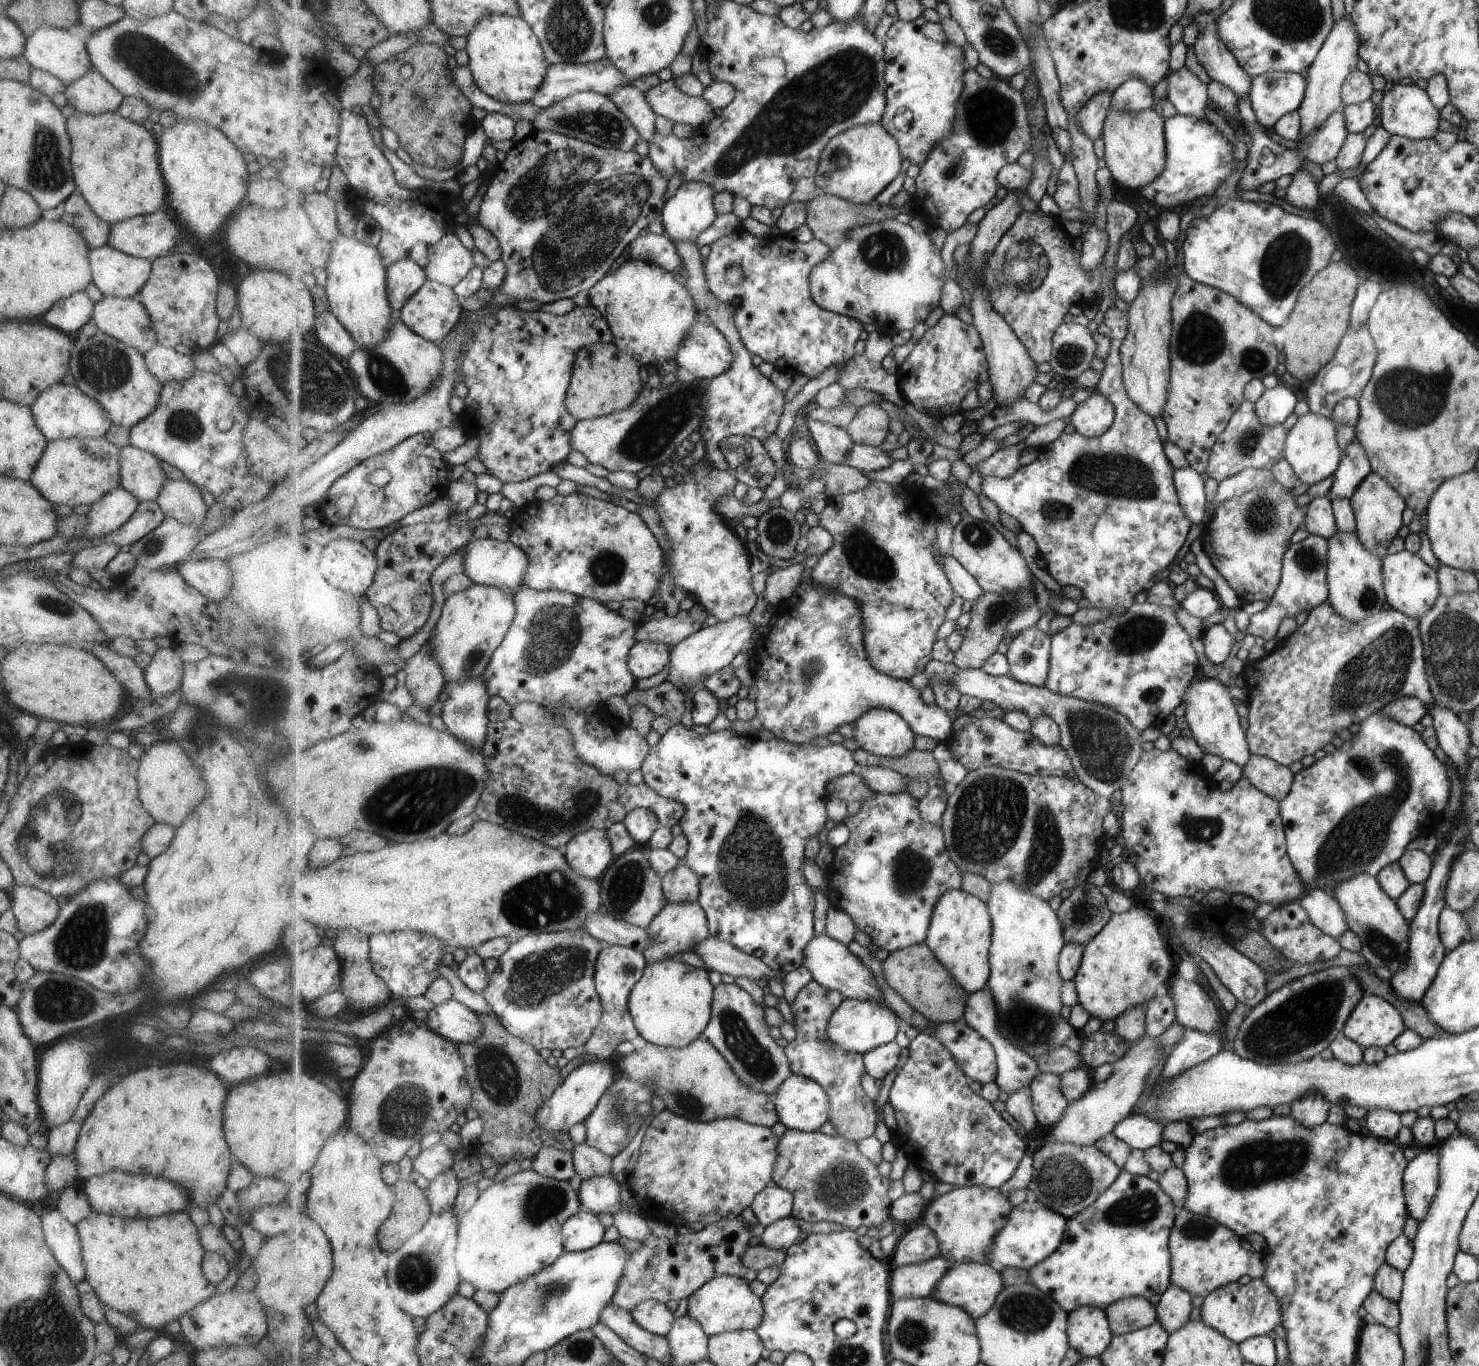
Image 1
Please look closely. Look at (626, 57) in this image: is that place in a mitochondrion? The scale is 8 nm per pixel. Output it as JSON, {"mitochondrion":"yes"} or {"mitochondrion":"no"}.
{"mitochondrion":"no"}

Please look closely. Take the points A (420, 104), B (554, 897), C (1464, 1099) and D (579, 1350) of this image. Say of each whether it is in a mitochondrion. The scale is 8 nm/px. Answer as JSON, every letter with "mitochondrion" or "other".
{"A":"mitochondrion","B":"mitochondrion","C":"other","D":"mitochondrion"}

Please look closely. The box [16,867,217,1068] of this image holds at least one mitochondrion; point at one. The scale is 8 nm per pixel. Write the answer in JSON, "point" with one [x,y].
{"point":[80,944]}

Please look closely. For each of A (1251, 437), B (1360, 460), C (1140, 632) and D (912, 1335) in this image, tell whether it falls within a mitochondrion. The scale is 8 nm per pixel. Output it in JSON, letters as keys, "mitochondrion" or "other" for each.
{"A":"mitochondrion","B":"other","C":"mitochondrion","D":"mitochondrion"}

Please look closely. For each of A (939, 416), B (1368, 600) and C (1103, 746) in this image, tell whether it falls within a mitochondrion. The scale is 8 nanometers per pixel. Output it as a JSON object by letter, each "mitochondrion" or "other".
{"A":"other","B":"mitochondrion","C":"mitochondrion"}

